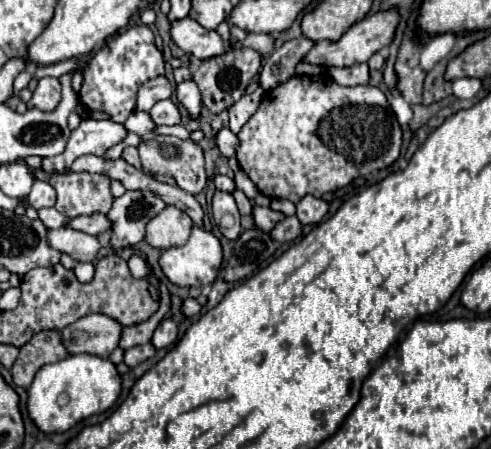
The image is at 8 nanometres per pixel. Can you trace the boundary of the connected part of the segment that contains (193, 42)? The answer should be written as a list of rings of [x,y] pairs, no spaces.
[[[192,18],[172,22],[170,34],[178,48],[182,48],[186,54],[194,56],[200,62],[214,56],[222,56],[234,44],[232,40],[224,42],[216,30],[200,28],[200,24],[196,24]]]

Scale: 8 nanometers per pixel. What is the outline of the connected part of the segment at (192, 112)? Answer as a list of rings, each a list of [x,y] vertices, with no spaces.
[[[192,80],[178,84],[176,96],[178,96],[178,102],[186,108],[188,118],[192,118],[192,120],[200,118],[200,114],[202,114],[202,96],[200,96],[200,90],[196,88],[196,84]]]

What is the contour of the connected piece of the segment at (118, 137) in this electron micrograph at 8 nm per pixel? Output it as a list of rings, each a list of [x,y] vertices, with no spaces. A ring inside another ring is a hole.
[[[84,118],[76,130],[72,130],[66,150],[54,158],[44,158],[40,170],[44,172],[64,172],[72,166],[72,162],[84,154],[102,156],[108,148],[116,146],[126,138],[126,130],[122,124],[112,120],[92,120]]]

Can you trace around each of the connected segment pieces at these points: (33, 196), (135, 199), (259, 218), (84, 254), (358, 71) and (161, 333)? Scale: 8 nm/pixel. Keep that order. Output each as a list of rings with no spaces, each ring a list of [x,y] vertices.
[[[36,180],[32,186],[32,192],[28,196],[28,202],[32,208],[44,208],[44,206],[54,206],[56,204],[56,190],[44,182],[44,180]]]
[[[132,190],[116,198],[108,212],[112,224],[112,248],[122,250],[140,244],[146,238],[146,224],[166,206],[162,196],[150,190]]]
[[[254,206],[252,216],[254,216],[254,222],[256,222],[256,228],[260,228],[264,232],[270,232],[274,228],[274,224],[284,218],[284,214],[274,212],[272,208],[266,208],[266,206]]]
[[[58,228],[48,232],[48,242],[60,254],[68,254],[78,262],[92,262],[100,250],[100,242],[94,236],[76,232],[72,228]]]
[[[356,64],[350,68],[330,68],[328,74],[338,82],[340,86],[358,86],[368,84],[368,64]]]
[[[166,318],[166,320],[162,320],[158,324],[158,328],[156,328],[154,336],[152,336],[152,344],[154,344],[154,348],[166,348],[168,344],[172,344],[176,340],[176,336],[178,336],[176,322]]]

